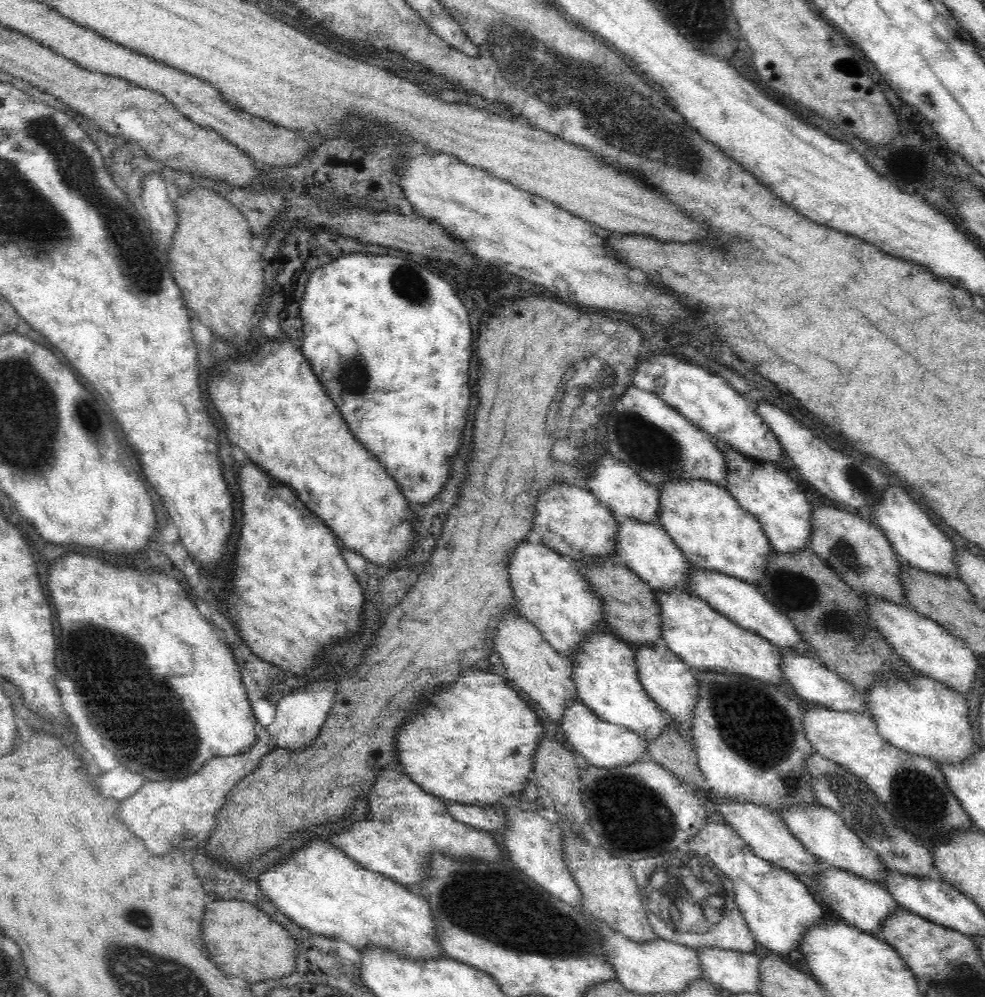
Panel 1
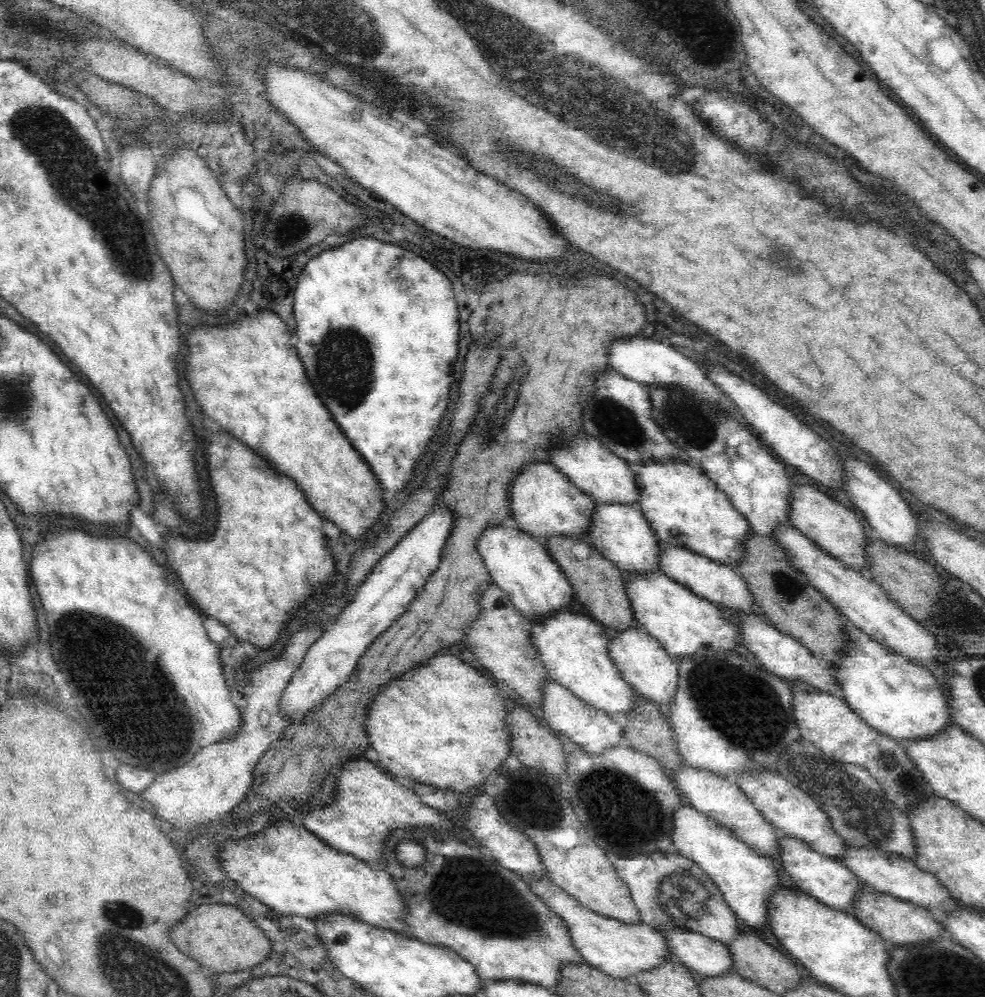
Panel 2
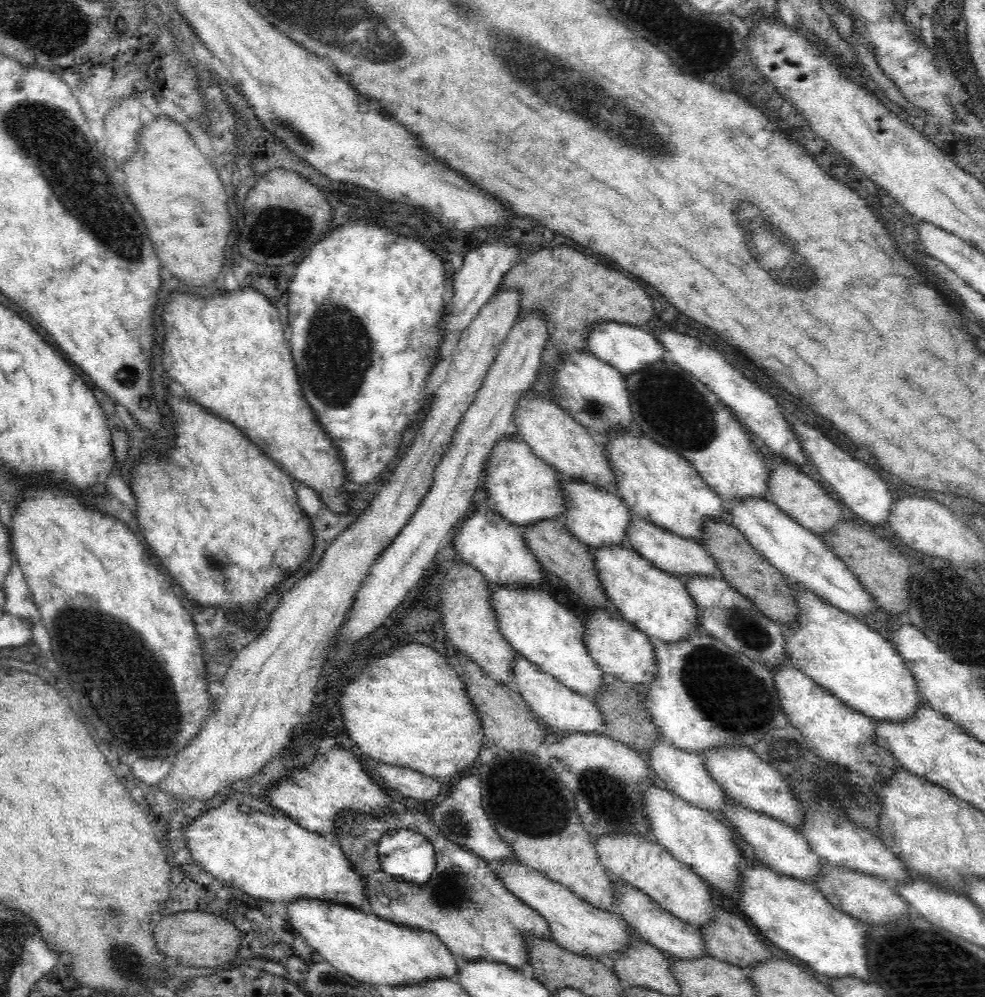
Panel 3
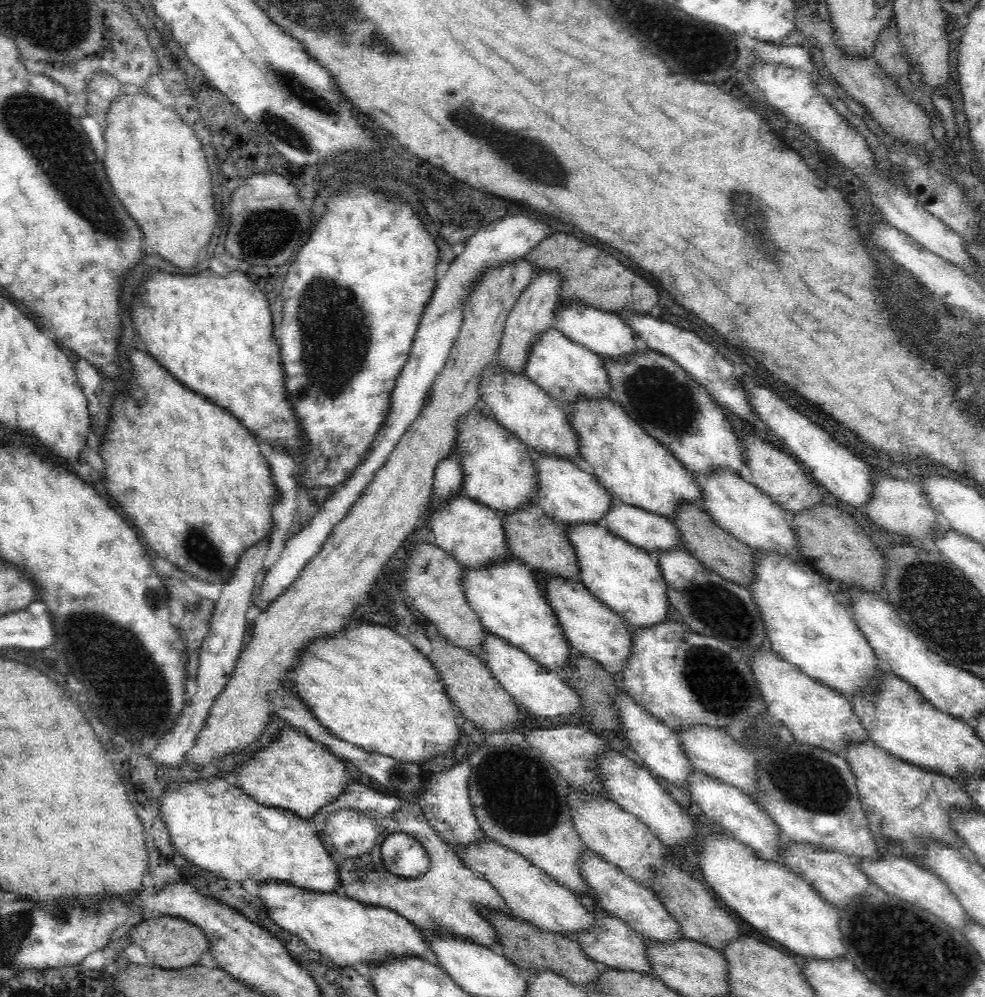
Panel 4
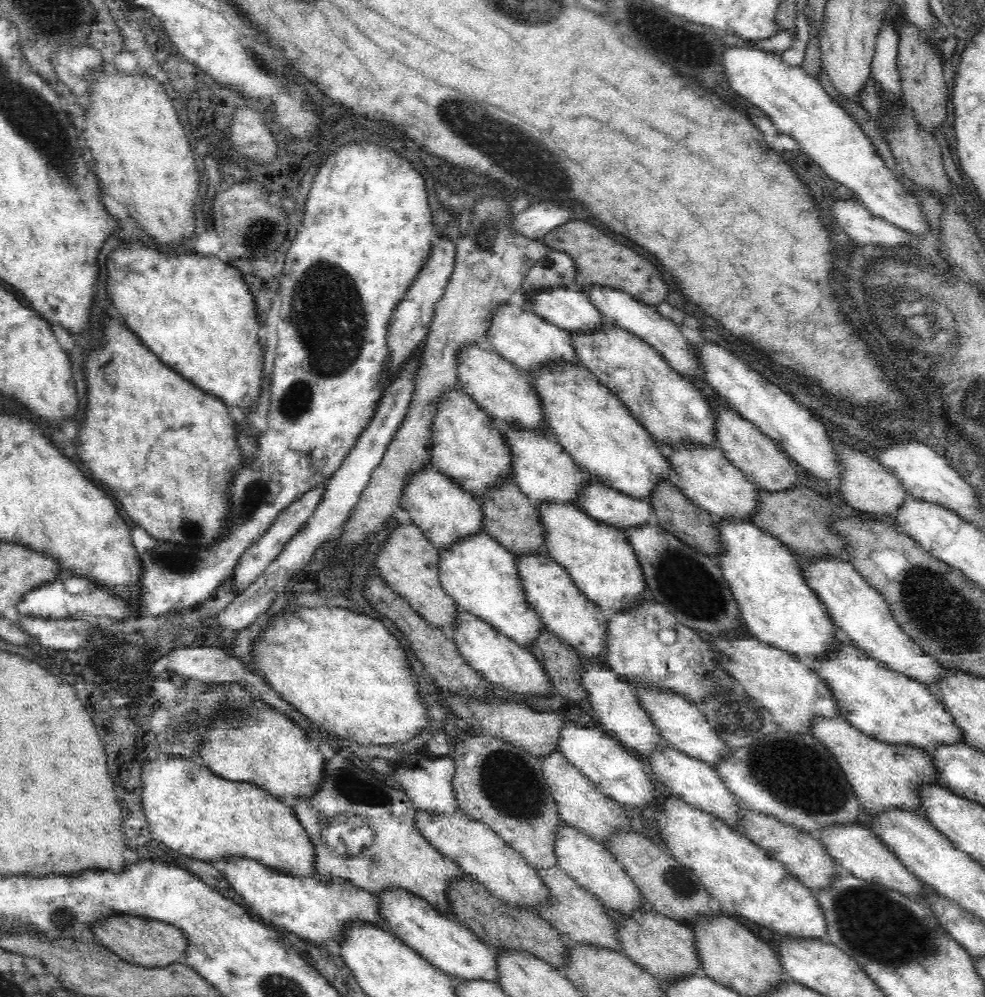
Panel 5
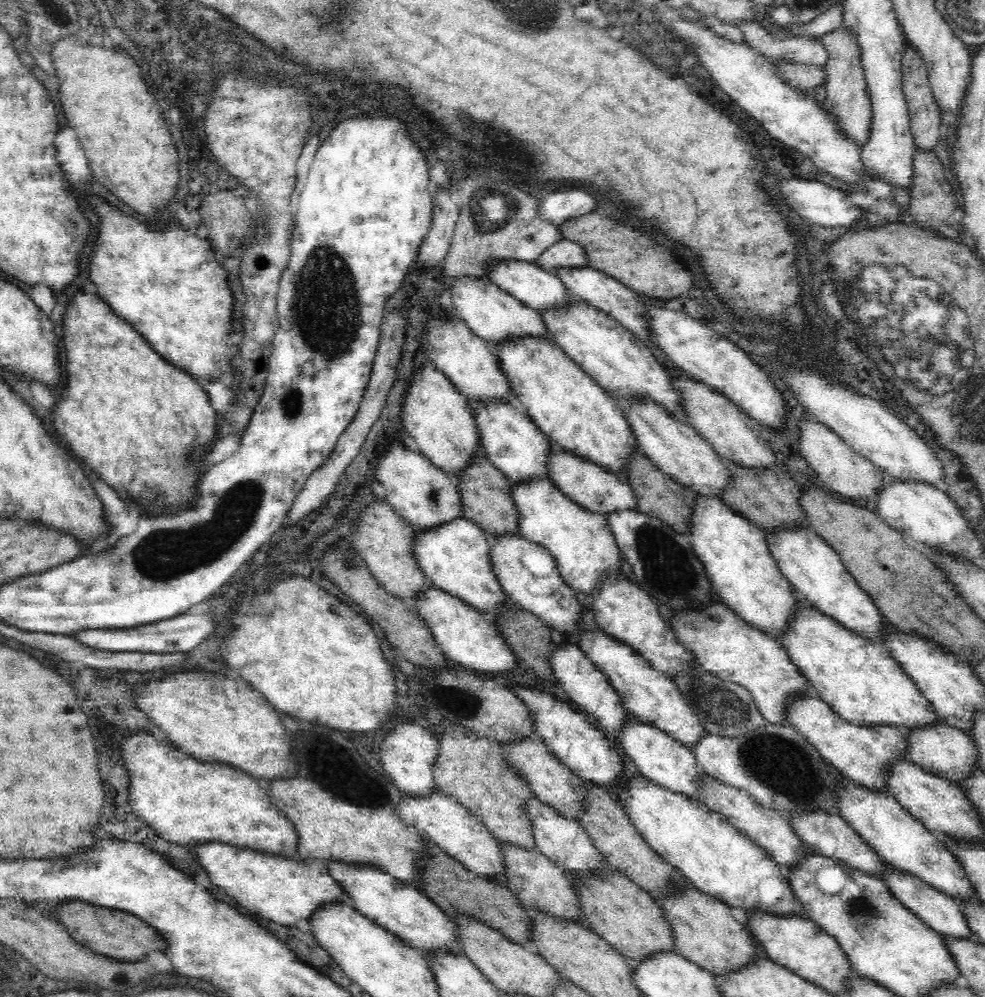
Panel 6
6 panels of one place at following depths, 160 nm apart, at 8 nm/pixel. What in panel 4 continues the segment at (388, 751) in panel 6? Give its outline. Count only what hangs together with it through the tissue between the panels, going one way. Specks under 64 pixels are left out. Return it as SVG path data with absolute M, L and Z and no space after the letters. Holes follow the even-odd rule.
M461 762L444 774L434 774L434 776L424 774L420 802L417 802L422 807L428 824L440 835L440 838L452 846L457 844L461 848L468 848L472 843L480 844L482 840L488 839L479 826L478 819L475 818L474 804L467 788L470 786L470 777L470 766L466 762Z

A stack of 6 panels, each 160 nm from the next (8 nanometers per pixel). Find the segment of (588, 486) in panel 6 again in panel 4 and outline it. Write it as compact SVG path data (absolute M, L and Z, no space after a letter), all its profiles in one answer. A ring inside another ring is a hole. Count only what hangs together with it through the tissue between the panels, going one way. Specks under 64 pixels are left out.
M616 502L606 512L603 520L604 526L610 533L628 541L630 544L636 545L636 547L646 551L654 558L658 556L658 552L671 551L674 548L683 549L681 536L675 530L672 520L646 511L646 509Z

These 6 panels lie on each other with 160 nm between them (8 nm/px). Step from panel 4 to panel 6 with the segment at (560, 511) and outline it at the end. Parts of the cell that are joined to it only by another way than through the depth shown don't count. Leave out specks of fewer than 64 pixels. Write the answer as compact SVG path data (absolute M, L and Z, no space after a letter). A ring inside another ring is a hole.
M490 400L489 403L470 402L473 418L477 424L477 431L483 452L491 464L494 465L507 479L515 484L529 483L530 480L550 479L549 464L555 445L550 442L530 417L516 411L508 403Z

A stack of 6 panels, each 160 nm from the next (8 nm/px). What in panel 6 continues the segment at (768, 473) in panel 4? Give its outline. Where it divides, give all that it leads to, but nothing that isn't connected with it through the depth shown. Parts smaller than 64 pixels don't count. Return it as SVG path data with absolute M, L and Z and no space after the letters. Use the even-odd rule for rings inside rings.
M680 378L674 380L674 387L683 403L683 408L688 412L688 420L699 435L713 446L715 452L726 462L738 464L740 467L758 468L760 471L766 468L776 468L776 447L770 443L765 429L754 419L740 410L738 405L726 399L712 387L702 386L700 381Z

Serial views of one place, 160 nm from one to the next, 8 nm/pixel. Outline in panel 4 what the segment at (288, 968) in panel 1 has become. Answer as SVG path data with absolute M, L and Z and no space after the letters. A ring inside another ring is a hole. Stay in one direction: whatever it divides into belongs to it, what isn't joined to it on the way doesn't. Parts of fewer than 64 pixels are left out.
M150 914L150 918L138 923L135 927L129 934L130 944L144 948L148 958L156 960L156 964L164 969L178 970L198 965L202 954L206 954L209 947L202 929L180 917Z

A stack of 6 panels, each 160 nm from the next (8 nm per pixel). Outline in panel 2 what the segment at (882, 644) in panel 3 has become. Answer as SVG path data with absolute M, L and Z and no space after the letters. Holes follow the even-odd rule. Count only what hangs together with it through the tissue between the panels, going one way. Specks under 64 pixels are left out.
M850 626L846 634L850 634L850 642L846 644L848 656L840 660L836 678L848 707L866 724L898 742L929 739L954 725L950 701L946 701L938 680L926 667L917 666L909 658L890 654L885 646L871 640L858 627Z

